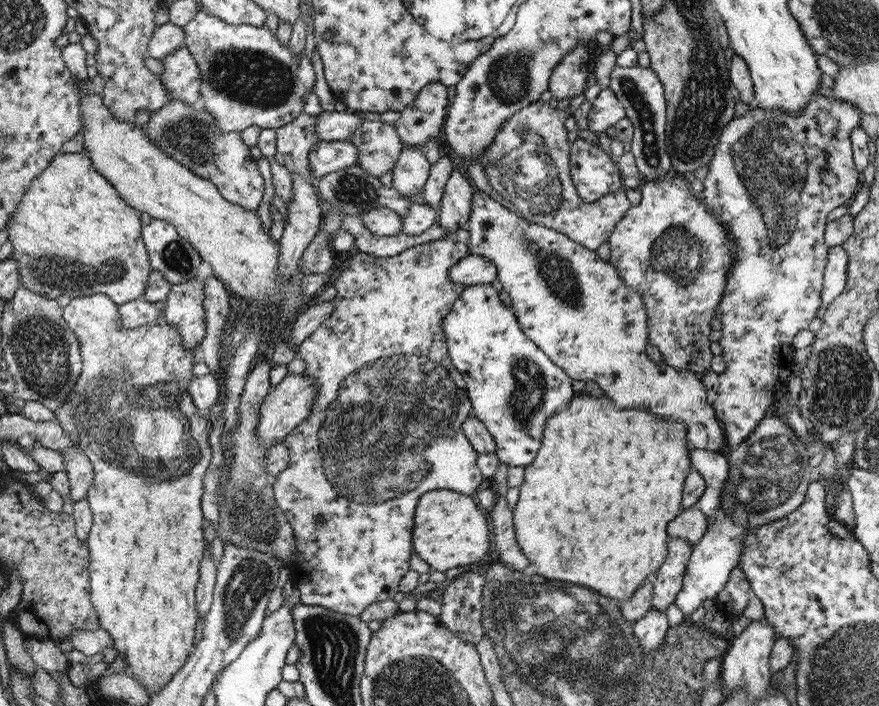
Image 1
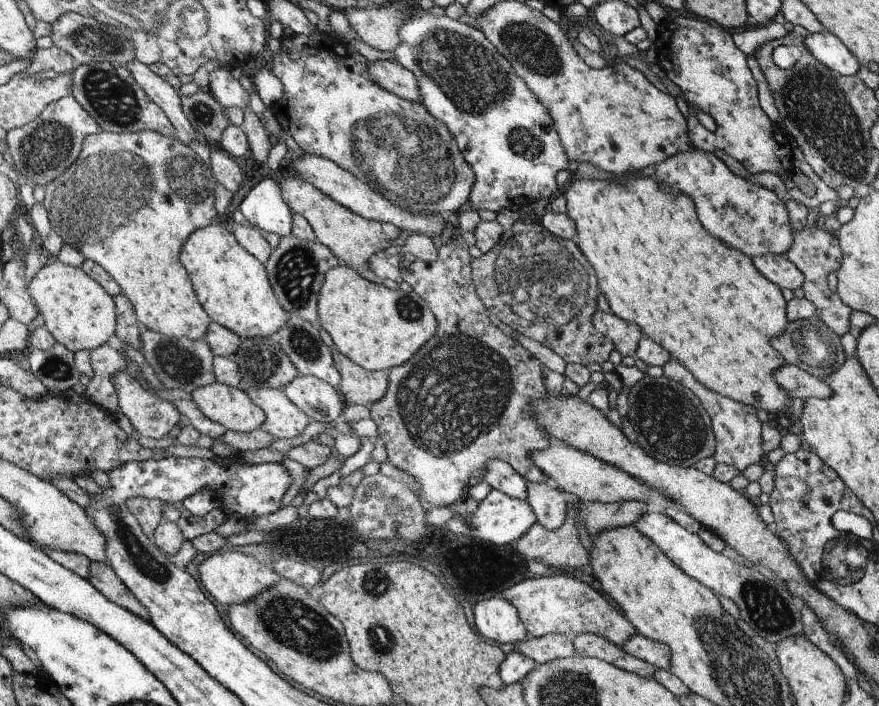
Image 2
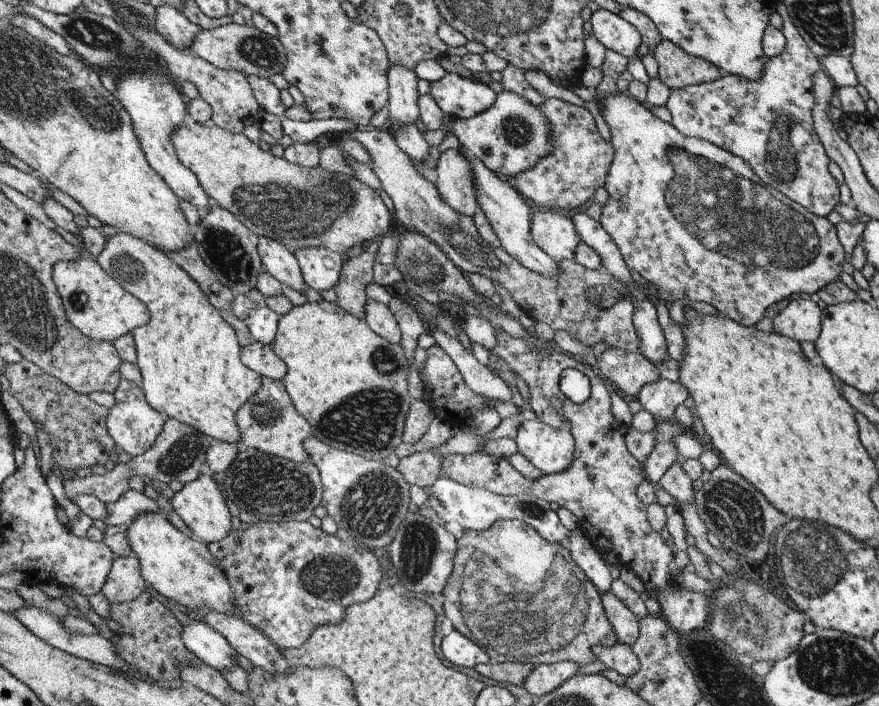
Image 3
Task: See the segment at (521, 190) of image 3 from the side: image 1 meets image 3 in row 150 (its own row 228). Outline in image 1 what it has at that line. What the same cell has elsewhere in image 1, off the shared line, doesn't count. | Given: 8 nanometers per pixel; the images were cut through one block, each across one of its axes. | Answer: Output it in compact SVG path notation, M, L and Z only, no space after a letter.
M541 99L530 106L516 111L496 133L491 145L481 152L474 161L465 163L463 171L475 189L487 192L498 204L524 217L528 222L543 224L556 232L564 234L584 248L596 251L608 240L616 223L631 207L625 188L605 193L594 202L586 202L579 194L571 179L570 153L571 142L564 121L572 115L570 108L558 109L554 102L546 103Z

